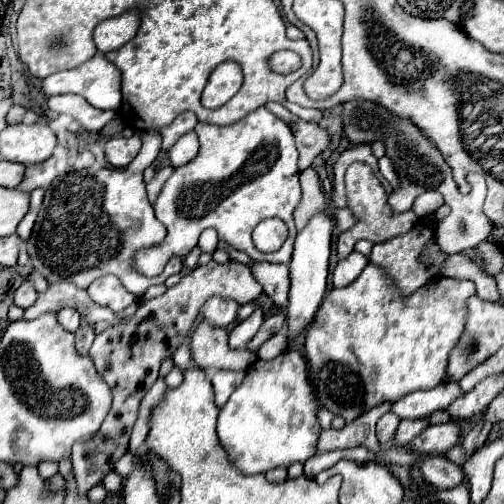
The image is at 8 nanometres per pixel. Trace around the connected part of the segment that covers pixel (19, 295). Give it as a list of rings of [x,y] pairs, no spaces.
[[[25,281],[17,291],[15,291],[15,299],[13,299],[13,303],[17,305],[17,307],[29,307],[29,305],[33,305],[37,301],[37,291],[31,287],[31,283],[29,281]]]

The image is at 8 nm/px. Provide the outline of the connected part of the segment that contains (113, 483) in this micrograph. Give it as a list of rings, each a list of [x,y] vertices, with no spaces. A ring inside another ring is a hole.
[[[110,471],[104,477],[102,484],[109,493],[118,494],[122,488],[122,478],[115,471]]]

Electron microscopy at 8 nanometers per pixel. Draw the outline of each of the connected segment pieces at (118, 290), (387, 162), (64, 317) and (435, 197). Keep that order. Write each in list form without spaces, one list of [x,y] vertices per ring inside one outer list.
[[[105,275],[97,279],[93,285],[87,289],[89,297],[103,307],[109,307],[111,311],[119,313],[127,309],[131,303],[135,303],[135,297],[121,285],[121,281],[115,275]]]
[[[381,157],[381,159],[379,159],[379,173],[389,181],[389,185],[391,185],[393,189],[399,187],[399,175],[397,175],[397,171],[395,171],[395,167],[393,167],[393,161],[391,161],[389,157]]]
[[[61,309],[61,311],[57,313],[57,321],[61,321],[61,327],[65,327],[65,329],[71,331],[71,333],[75,333],[77,327],[79,327],[79,323],[81,323],[79,313],[73,311],[73,309]]]
[[[425,191],[413,201],[413,213],[417,217],[425,217],[429,213],[435,213],[443,205],[443,197],[437,191]]]

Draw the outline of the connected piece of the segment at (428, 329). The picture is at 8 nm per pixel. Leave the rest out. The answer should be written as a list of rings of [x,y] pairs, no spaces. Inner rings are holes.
[[[367,265],[357,281],[343,289],[331,289],[305,335],[305,359],[311,363],[309,381],[315,387],[319,403],[347,423],[373,409],[377,403],[395,403],[397,399],[423,389],[437,387],[447,375],[449,351],[453,351],[461,331],[465,331],[467,299],[477,295],[475,283],[433,277],[409,299],[401,299],[397,289],[387,285],[385,277],[377,279],[377,267]]]

